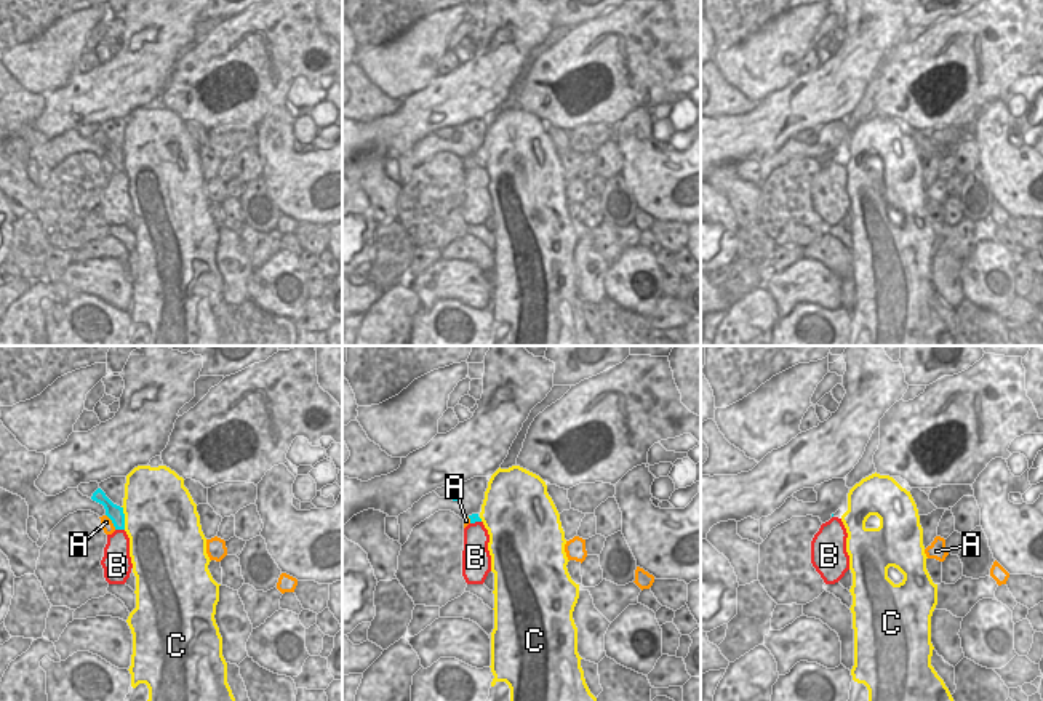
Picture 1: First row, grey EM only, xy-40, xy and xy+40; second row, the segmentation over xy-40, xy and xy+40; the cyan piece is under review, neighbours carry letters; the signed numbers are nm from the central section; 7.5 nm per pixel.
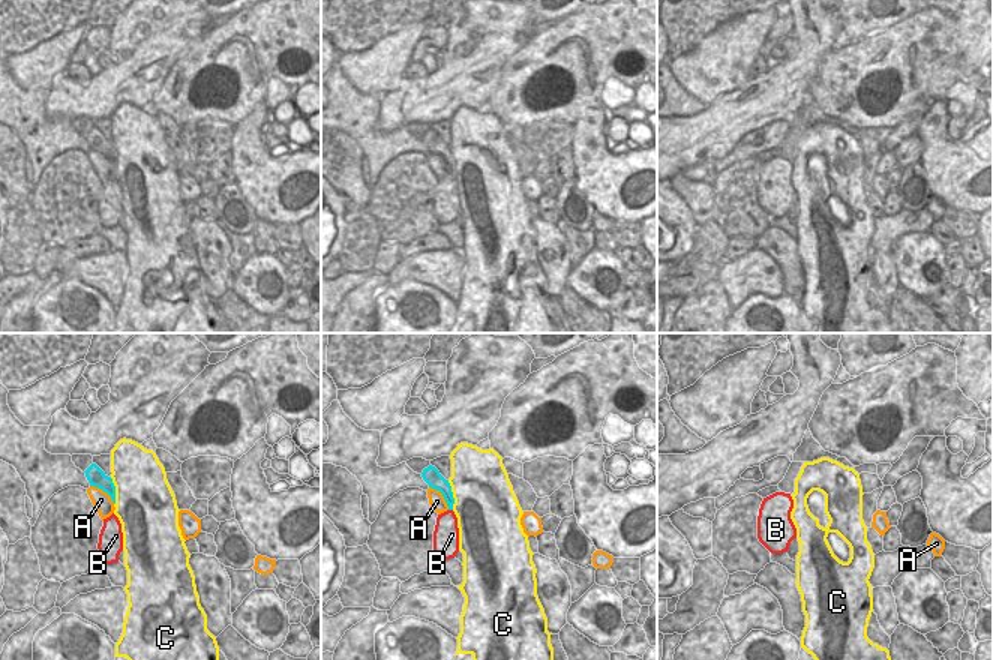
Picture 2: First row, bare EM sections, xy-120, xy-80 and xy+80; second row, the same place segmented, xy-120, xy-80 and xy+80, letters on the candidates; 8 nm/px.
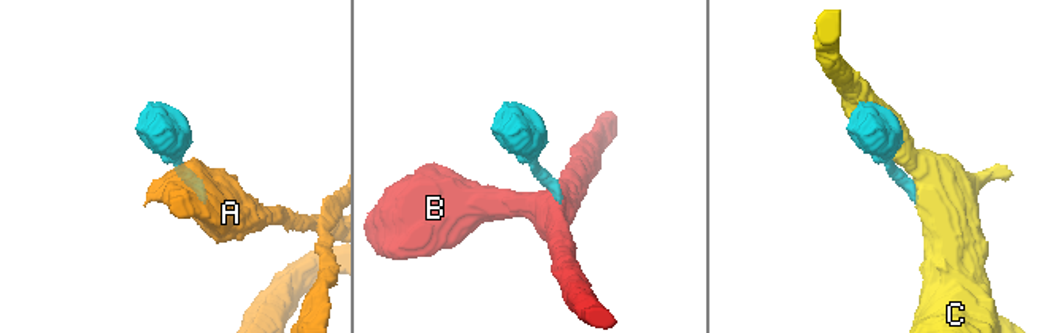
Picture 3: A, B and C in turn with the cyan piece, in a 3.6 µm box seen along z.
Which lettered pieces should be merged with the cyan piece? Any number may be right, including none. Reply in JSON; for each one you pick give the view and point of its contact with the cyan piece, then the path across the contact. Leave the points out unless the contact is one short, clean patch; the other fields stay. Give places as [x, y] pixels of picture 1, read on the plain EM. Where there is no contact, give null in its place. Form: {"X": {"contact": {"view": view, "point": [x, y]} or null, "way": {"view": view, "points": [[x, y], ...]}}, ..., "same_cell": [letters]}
{"same_cell": []}

